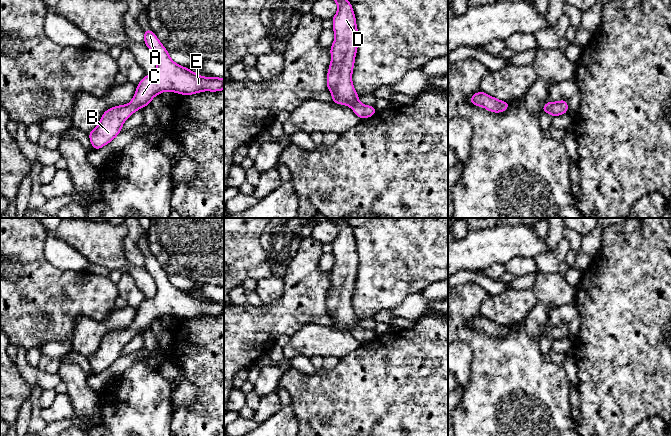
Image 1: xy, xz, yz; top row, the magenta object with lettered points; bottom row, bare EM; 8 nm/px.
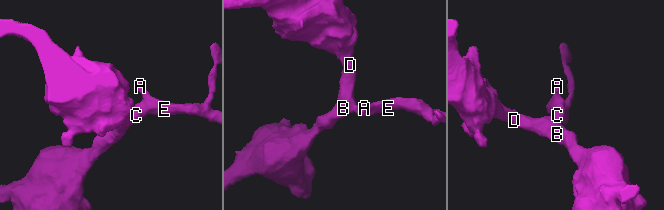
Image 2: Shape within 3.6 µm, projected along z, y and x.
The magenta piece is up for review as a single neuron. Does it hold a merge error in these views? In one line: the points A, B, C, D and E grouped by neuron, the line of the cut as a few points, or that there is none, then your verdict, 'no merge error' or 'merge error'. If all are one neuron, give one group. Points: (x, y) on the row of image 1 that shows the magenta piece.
groups A B C D E; cut none; no merge error

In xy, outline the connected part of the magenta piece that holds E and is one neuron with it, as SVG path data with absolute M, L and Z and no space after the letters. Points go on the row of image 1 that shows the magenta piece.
M145 29L143 32L144 43L155 56L156 71L151 75L146 74L137 84L135 95L129 104L104 111L98 125L88 133L93 150L99 150L110 143L135 111L151 104L152 98L164 91L187 96L203 91L224 90L224 78L202 77L187 67L176 64L152 30Z

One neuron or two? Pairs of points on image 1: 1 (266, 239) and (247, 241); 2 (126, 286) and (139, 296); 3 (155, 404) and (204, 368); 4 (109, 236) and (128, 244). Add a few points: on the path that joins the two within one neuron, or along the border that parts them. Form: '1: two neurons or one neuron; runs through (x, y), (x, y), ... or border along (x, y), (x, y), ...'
1: two neurons; border along (264, 228), (260, 237), (260, 245), (269, 262)
2: one neuron; runs through (129, 289), (136, 295)
3: two neurons; border along (173, 379), (174, 388)
4: two neurons; border along (126, 236), (123, 251), (132, 264)

